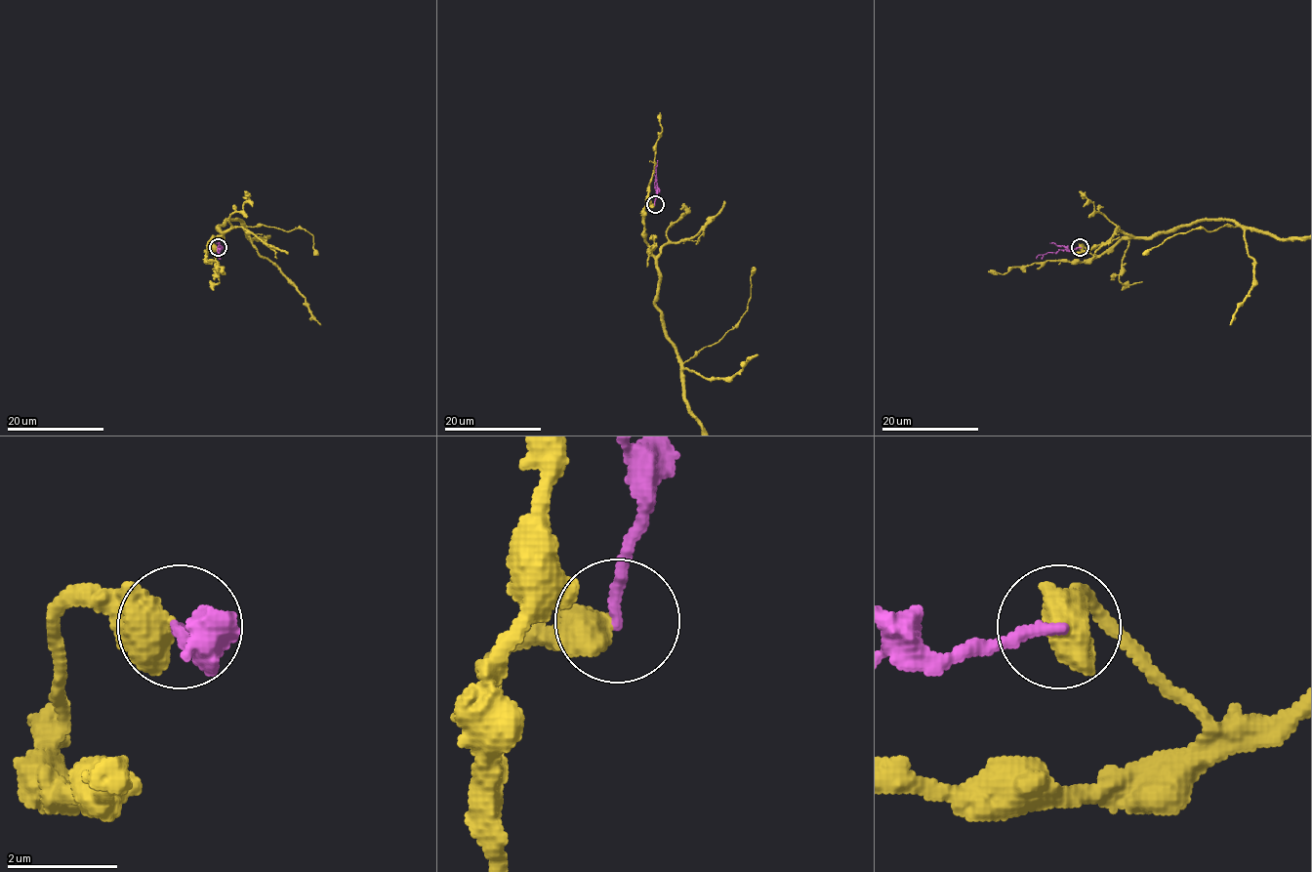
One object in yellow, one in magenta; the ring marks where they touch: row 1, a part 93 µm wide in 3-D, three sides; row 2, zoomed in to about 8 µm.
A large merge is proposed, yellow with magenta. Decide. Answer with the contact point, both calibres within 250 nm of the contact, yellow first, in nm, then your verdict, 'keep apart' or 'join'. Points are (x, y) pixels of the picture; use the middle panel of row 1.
(655, 204) | 750/200 nm | keep apart

